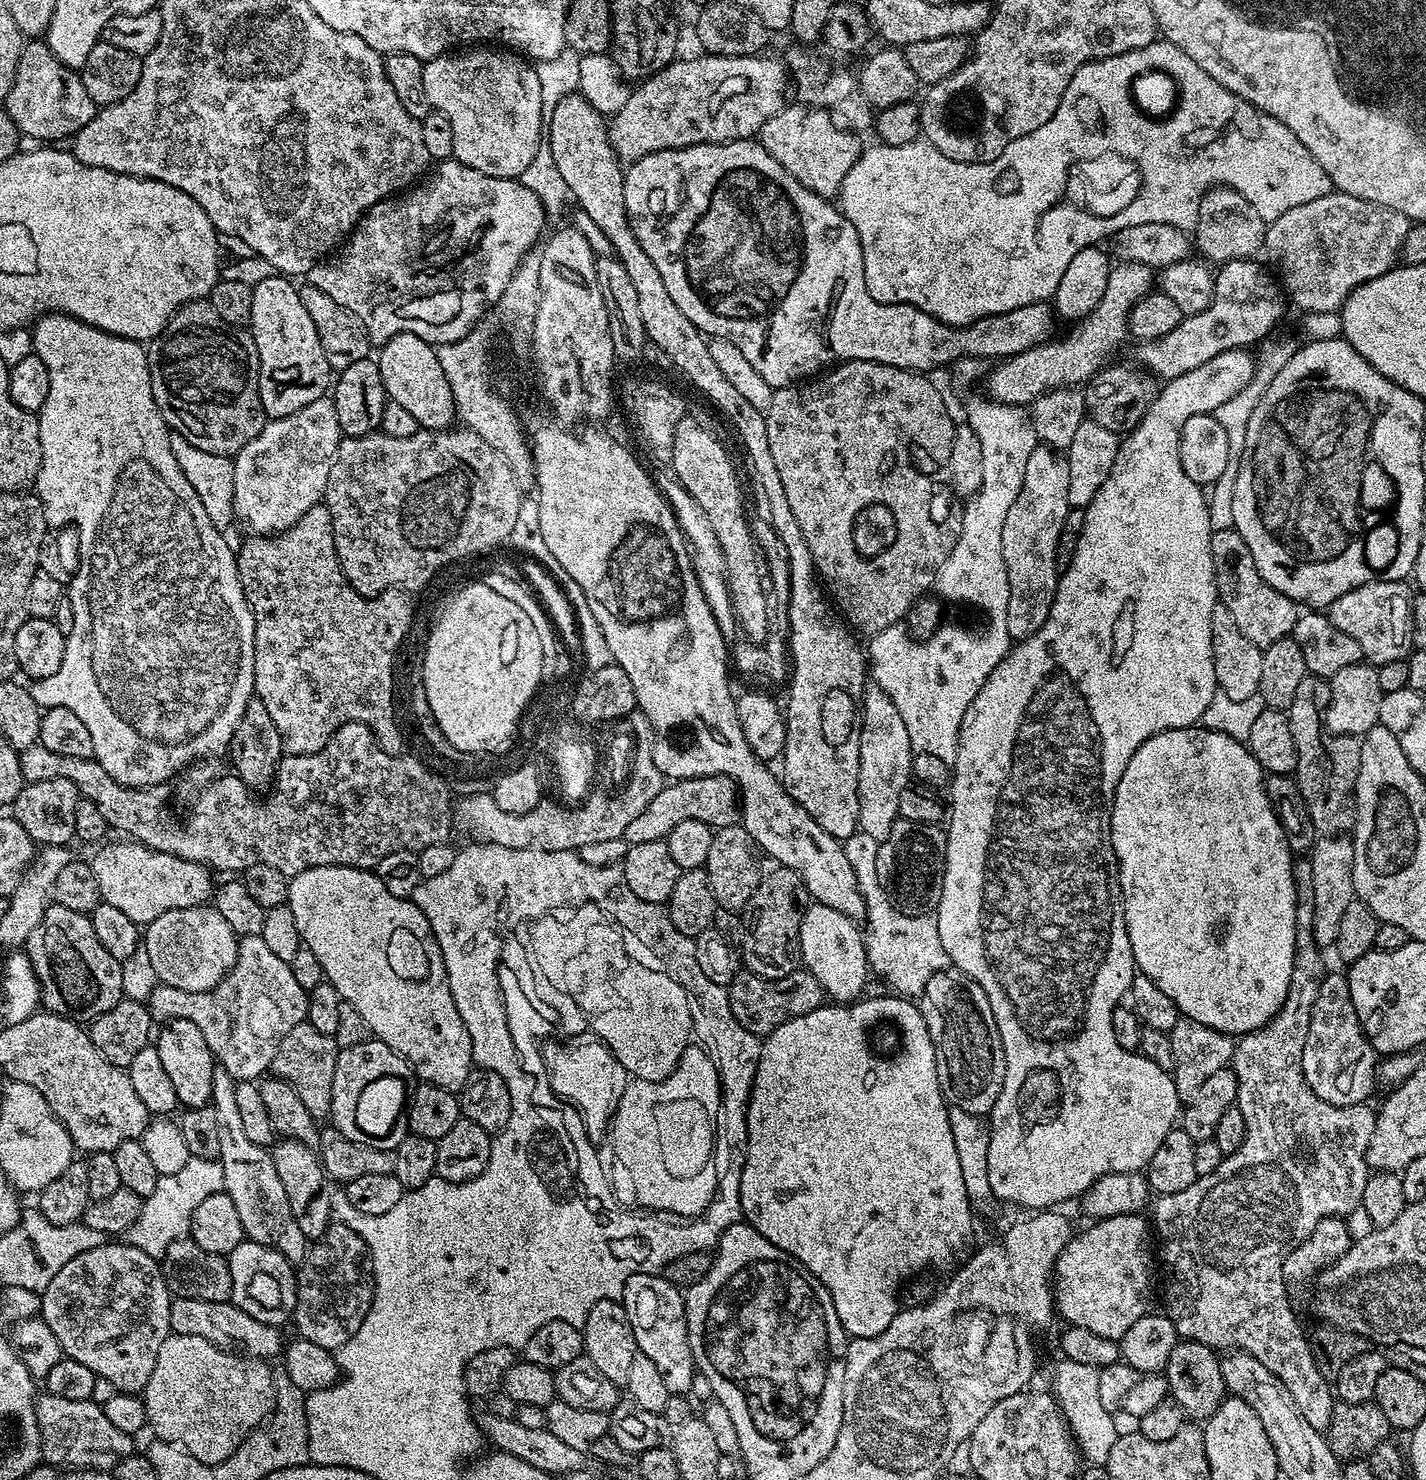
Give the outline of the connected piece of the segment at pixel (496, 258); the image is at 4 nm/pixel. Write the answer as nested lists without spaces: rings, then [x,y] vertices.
[[[449,158],[439,161],[427,173],[423,183],[415,190],[405,191],[399,199],[379,200],[373,206],[372,211],[364,213],[360,223],[352,229],[343,245],[343,248],[345,248],[340,260],[328,258],[315,264],[309,270],[306,280],[307,283],[318,286],[318,290],[322,290],[322,294],[330,294],[330,298],[334,298],[334,302],[338,302],[338,306],[346,306],[346,310],[354,313],[364,323],[364,328],[368,331],[369,341],[373,345],[382,345],[390,338],[394,338],[403,332],[414,334],[433,346],[458,342],[485,319],[489,309],[500,303],[500,298],[506,290],[516,267],[519,266],[525,256],[529,255],[541,243],[542,235],[540,236],[540,231],[544,228],[544,219],[546,219],[546,216],[542,202],[538,197],[532,195],[531,190],[526,185],[521,184],[519,179],[503,180],[493,176],[484,176],[470,166],[460,164],[455,158]]]

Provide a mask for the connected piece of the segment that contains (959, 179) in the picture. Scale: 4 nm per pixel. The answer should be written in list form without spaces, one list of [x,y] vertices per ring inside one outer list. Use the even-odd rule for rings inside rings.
[[[1157,38],[1152,43],[1135,48],[1129,52],[1123,52],[1110,58],[1092,60],[1089,64],[1083,64],[1076,71],[1074,78],[1070,78],[1070,86],[1066,86],[1066,94],[1062,94],[1062,102],[1058,102],[1058,110],[1050,118],[1050,122],[1042,122],[1038,130],[1030,130],[1030,134],[1022,134],[1022,138],[1014,138],[998,158],[990,162],[981,164],[971,164],[970,162],[958,162],[954,158],[946,158],[942,150],[938,150],[927,140],[921,138],[914,142],[906,142],[906,146],[890,146],[879,142],[873,143],[873,148],[865,147],[861,151],[860,157],[850,166],[850,174],[842,182],[838,193],[838,207],[843,212],[845,218],[858,230],[858,238],[862,242],[862,262],[864,263],[864,273],[866,274],[866,290],[870,290],[870,298],[874,298],[883,304],[907,304],[909,308],[930,314],[938,318],[943,324],[955,324],[963,326],[972,324],[983,316],[993,316],[1002,314],[1010,310],[1018,310],[1018,306],[1030,306],[1031,304],[1043,304],[1051,301],[1058,290],[1058,282],[1062,282],[1062,274],[1066,274],[1066,266],[1070,266],[1070,258],[1074,258],[1076,252],[1081,252],[1083,248],[1095,245],[1100,242],[1103,236],[1111,237],[1113,233],[1122,231],[1128,227],[1128,220],[1092,220],[1092,216],[1084,216],[1084,212],[1096,212],[1096,208],[1084,208],[1084,204],[1068,204],[1068,192],[1064,192],[1064,184],[1060,184],[1060,176],[1068,172],[1068,164],[1072,160],[1080,160],[1080,156],[1092,156],[1092,152],[1112,152],[1116,160],[1124,160],[1124,164],[1132,164],[1128,172],[1144,172],[1140,180],[1132,176],[1132,184],[1140,184],[1140,196],[1144,200],[1152,200],[1152,204],[1160,204],[1160,212],[1152,212],[1152,216],[1136,216],[1136,220],[1142,223],[1168,223],[1177,226],[1194,226],[1198,222],[1198,210],[1200,200],[1208,191],[1217,186],[1227,186],[1232,188],[1264,219],[1265,222],[1277,220],[1286,210],[1294,210],[1294,206],[1302,206],[1302,202],[1314,202],[1314,198],[1322,198],[1326,193],[1333,191],[1330,178],[1322,166],[1318,166],[1318,158],[1294,138],[1294,134],[1285,124],[1278,122],[1270,114],[1261,112],[1259,108],[1253,106],[1249,100],[1244,100],[1236,96],[1226,86],[1222,86],[1186,50],[1174,46],[1170,41]],[[1149,66],[1168,68],[1176,75],[1178,83],[1183,85],[1183,103],[1175,116],[1168,120],[1168,123],[1148,123],[1144,117],[1137,115],[1136,109],[1129,104],[1128,99],[1128,79],[1129,75]]]

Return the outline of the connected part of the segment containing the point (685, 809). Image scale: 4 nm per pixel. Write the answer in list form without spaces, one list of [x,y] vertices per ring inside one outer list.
[[[726,775],[703,776],[665,785],[665,788],[655,796],[654,801],[646,806],[646,810],[626,826],[623,839],[628,845],[654,842],[664,840],[679,822],[704,821],[713,829],[718,829],[737,824],[741,818],[742,797],[736,783]]]

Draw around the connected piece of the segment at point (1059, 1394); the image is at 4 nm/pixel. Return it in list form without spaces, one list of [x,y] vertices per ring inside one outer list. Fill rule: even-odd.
[[[1057,1359],[1058,1362],[1052,1368],[1051,1395],[1056,1397],[1060,1405],[1060,1413],[1066,1419],[1070,1434],[1081,1455],[1088,1462],[1105,1462],[1118,1435],[1116,1429],[1117,1417],[1102,1406],[1100,1392],[1098,1391],[1099,1368],[1085,1366],[1082,1362]]]

